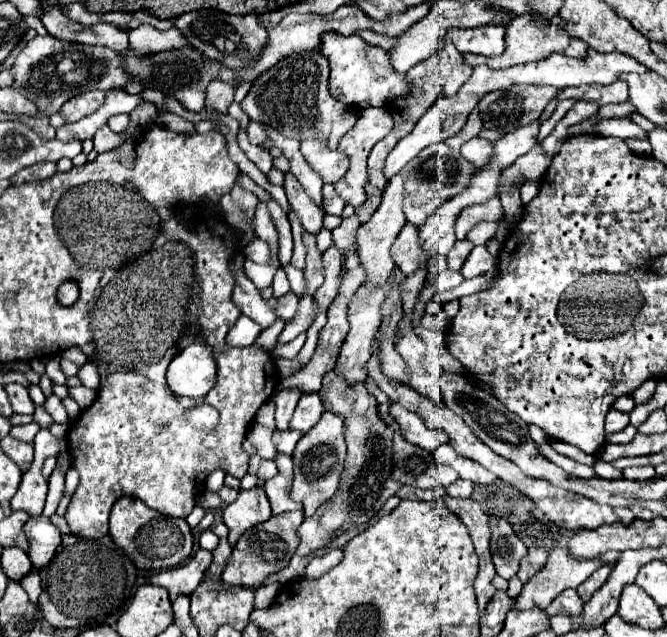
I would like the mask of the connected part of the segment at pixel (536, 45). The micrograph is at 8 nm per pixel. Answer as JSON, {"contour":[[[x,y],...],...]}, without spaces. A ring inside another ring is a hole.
{"contour":[[[530,14],[526,16],[516,16],[510,24],[508,24],[508,32],[506,32],[506,48],[502,54],[498,56],[486,56],[486,58],[480,58],[478,54],[462,54],[464,56],[464,64],[468,66],[478,66],[478,64],[484,64],[492,70],[498,70],[498,68],[508,68],[508,66],[516,66],[516,64],[526,64],[526,62],[538,62],[540,58],[548,58],[548,54],[552,52],[560,52],[560,54],[566,54],[566,56],[574,56],[574,58],[584,58],[584,50],[588,50],[588,46],[584,42],[580,42],[578,38],[572,38],[570,34],[566,34],[558,24],[562,20],[558,16],[554,16],[548,26],[540,28],[536,26],[536,22],[532,20]]]}

